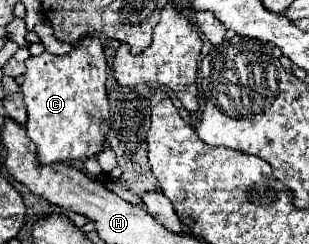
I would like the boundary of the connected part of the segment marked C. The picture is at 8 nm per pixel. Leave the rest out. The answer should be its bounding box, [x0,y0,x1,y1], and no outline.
[21,36,117,174]

